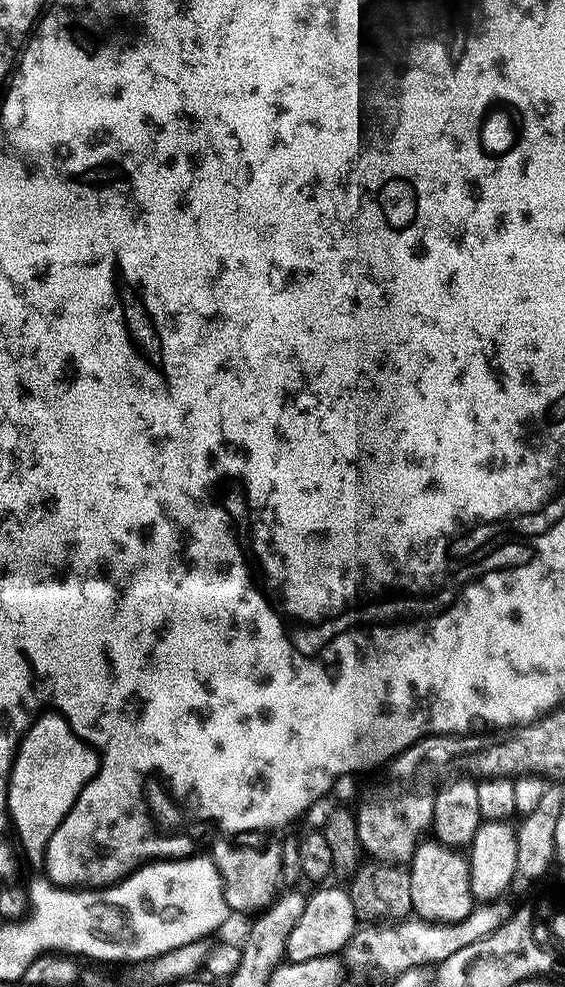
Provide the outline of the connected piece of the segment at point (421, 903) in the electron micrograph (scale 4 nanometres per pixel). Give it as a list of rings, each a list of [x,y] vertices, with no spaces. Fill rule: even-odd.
[[[434,838],[423,839],[416,845],[408,869],[411,906],[413,913],[421,919],[452,923],[466,918],[475,908],[476,901],[470,890],[469,862],[461,851]]]

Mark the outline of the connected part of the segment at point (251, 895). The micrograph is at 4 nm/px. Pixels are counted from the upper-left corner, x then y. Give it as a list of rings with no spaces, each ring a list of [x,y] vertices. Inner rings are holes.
[[[218,838],[210,846],[210,855],[223,882],[228,908],[233,912],[257,913],[275,899],[280,884],[283,843],[269,839],[264,848],[246,846],[228,838]],[[276,886],[278,887],[276,888]]]

